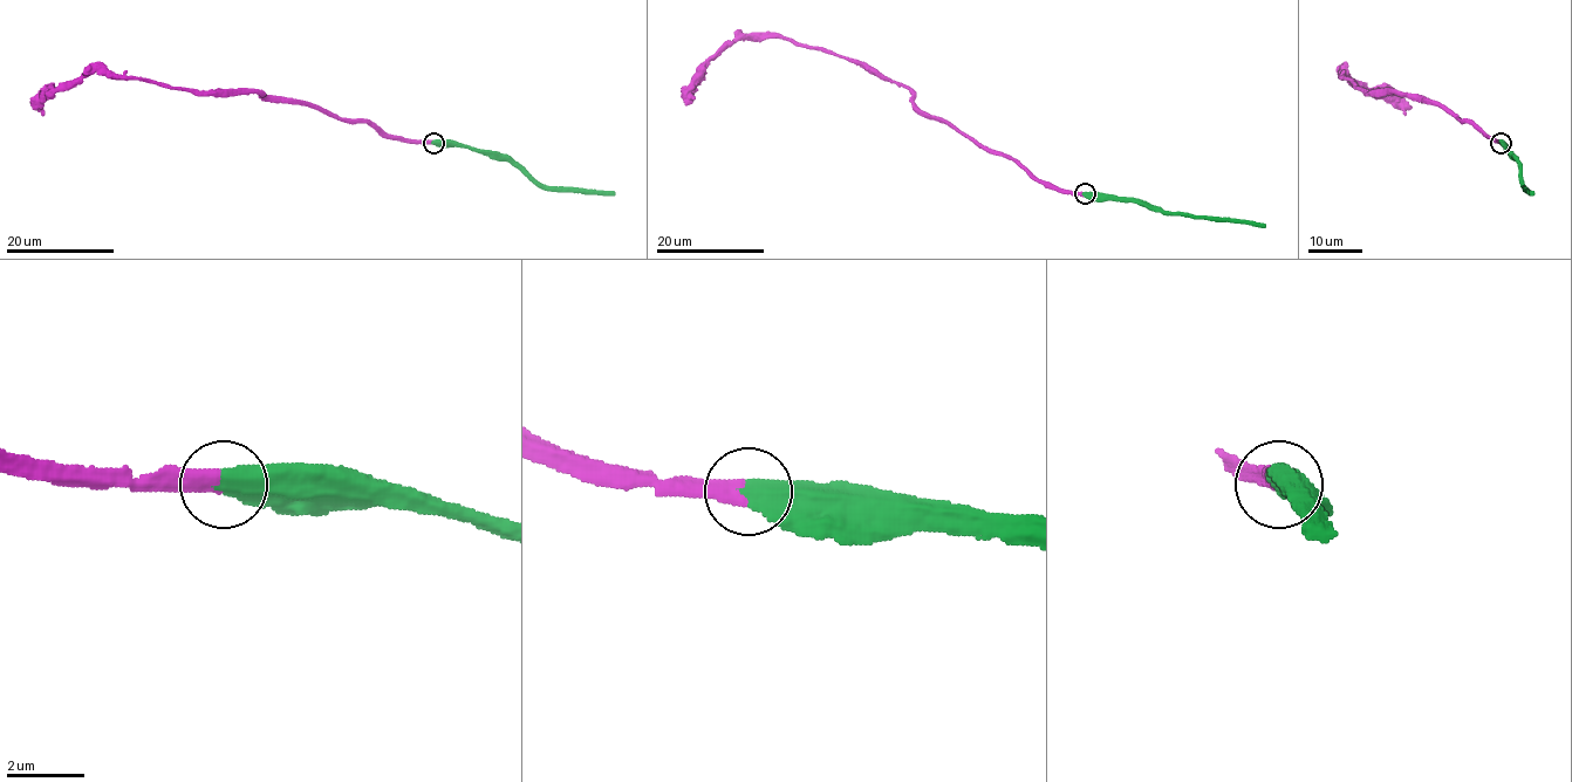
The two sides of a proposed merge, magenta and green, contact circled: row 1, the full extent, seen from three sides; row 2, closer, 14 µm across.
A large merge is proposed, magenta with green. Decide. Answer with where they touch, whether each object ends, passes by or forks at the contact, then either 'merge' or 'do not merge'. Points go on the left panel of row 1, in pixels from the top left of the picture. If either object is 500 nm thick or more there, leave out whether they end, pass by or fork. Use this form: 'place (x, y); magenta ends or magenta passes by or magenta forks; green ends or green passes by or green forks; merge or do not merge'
place (433, 143); merge

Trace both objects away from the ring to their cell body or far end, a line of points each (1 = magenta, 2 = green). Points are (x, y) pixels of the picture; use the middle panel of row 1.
1: (1084, 194), (1061, 192), (978, 146), (924, 114), (908, 88), (779, 36), (737, 36), (709, 61), (685, 104)
2: (1084, 194), (1107, 194), (1147, 203), (1168, 213), (1264, 226)

